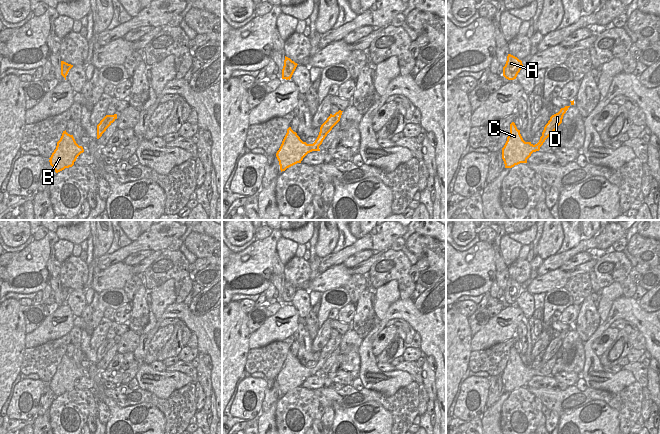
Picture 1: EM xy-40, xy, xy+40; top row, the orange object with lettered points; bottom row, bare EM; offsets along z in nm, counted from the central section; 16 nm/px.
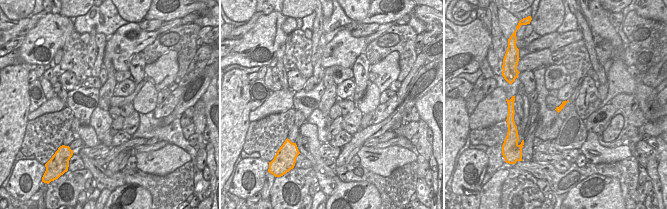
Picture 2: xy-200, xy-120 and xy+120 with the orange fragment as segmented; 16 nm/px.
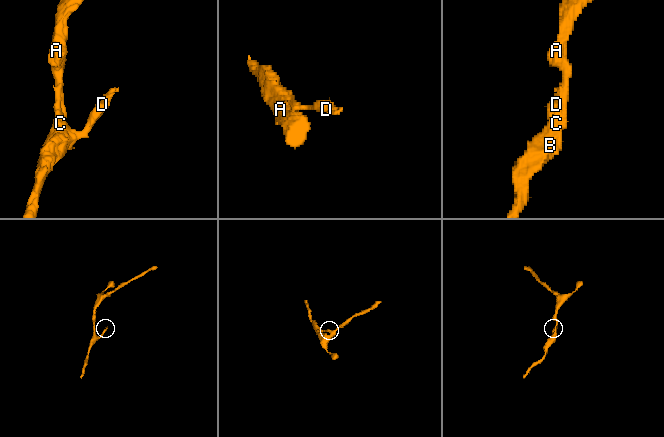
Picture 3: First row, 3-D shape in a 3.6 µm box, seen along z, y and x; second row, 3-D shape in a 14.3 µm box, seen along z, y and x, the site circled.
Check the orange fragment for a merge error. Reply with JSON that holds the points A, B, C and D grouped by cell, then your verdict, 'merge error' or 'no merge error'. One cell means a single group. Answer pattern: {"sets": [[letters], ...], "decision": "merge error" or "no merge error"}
{"sets": [["A", "B", "C", "D"]], "decision": "no merge error"}

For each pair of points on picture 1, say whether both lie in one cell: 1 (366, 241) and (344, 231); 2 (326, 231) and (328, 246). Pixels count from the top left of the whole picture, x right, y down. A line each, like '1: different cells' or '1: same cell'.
1: different cells
2: same cell

